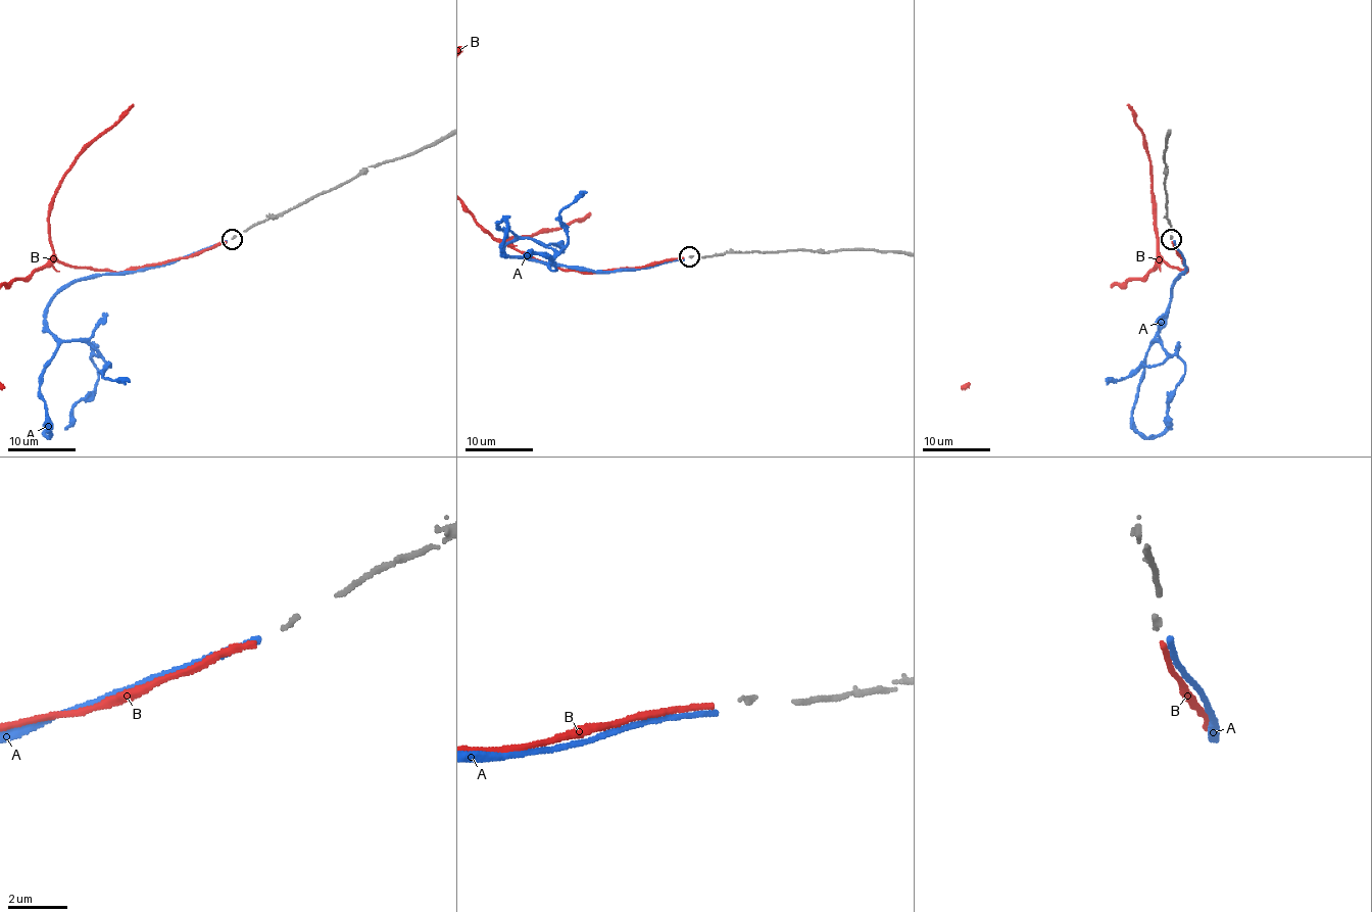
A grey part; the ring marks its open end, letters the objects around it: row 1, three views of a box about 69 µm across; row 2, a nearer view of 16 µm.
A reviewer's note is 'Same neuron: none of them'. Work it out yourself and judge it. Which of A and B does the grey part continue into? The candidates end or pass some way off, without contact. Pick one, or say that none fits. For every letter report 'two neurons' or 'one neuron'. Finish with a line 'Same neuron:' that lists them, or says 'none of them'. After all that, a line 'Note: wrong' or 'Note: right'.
A: two neurons
B: one neuron
Same neuron: B
Note: wrong

